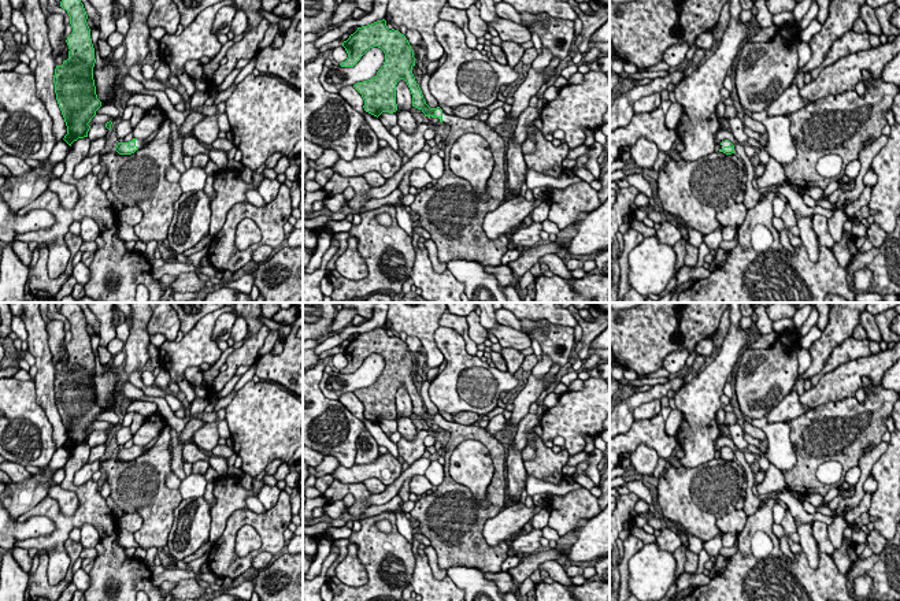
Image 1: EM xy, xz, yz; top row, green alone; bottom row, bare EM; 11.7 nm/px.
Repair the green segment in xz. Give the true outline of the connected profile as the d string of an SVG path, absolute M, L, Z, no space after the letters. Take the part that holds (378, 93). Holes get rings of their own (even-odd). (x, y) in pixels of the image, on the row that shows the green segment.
M377 21L358 30L342 42L348 57L341 67L353 67L373 47L385 53L384 66L371 79L358 82L353 88L364 100L364 111L379 116L382 112L397 111L396 85L404 79L412 94L412 107L425 116L438 118L451 130L444 141L444 174L429 189L415 196L411 204L419 219L418 226L430 234L437 246L438 260L448 264L455 260L475 261L481 266L501 266L507 253L508 240L500 235L489 240L482 229L485 215L495 211L505 197L507 172L505 144L501 136L478 118L466 119L445 114L440 107L430 108L412 74L414 51L404 34L389 30L386 21ZM466 133L484 137L493 156L493 171L486 183L486 200L479 200L467 179L455 175L449 167L449 152L455 141Z

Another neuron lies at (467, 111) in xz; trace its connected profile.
M463 104L463 105L455 107L452 110L453 110L455 116L466 118L466 119L477 118L478 114L481 112L481 110L478 107L470 105L470 104Z

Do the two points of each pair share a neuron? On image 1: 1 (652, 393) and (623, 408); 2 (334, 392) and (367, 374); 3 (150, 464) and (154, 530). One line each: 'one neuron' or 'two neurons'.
1: one neuron
2: one neuron
3: one neuron

